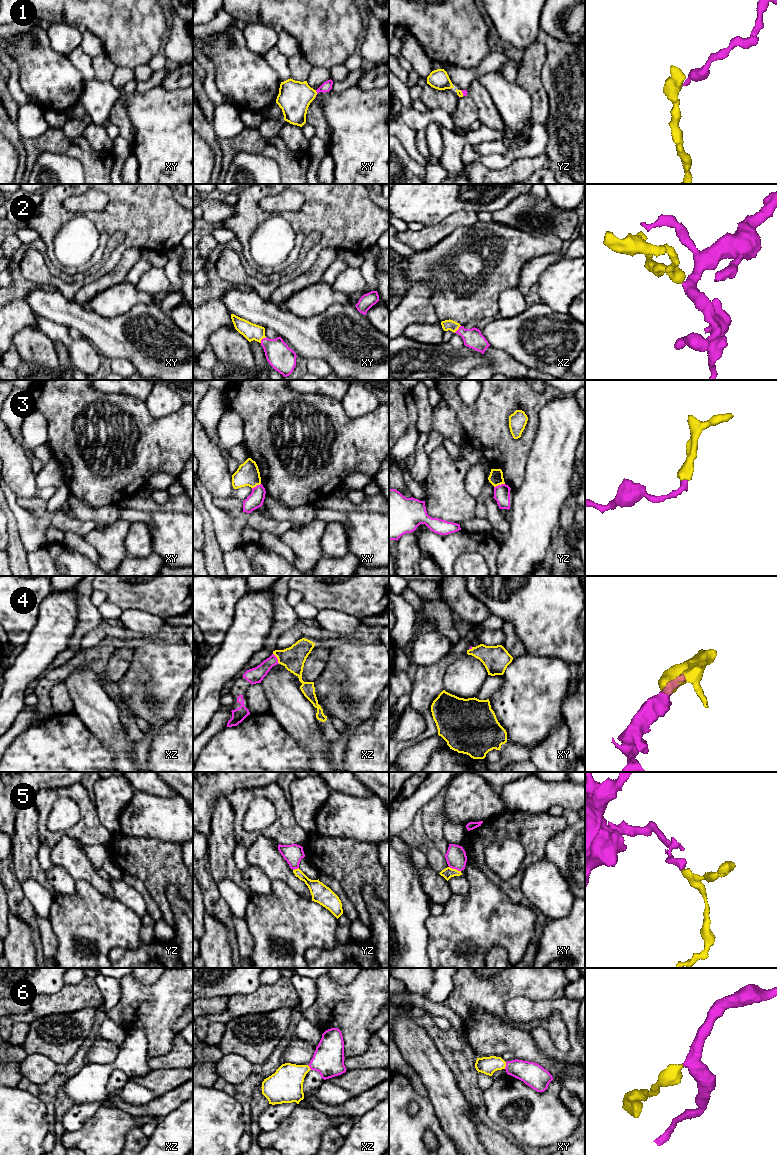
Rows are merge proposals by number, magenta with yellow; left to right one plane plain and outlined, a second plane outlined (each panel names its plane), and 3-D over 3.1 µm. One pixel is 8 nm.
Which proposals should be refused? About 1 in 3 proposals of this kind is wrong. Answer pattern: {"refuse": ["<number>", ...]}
{"refuse": ["3", "5"]}

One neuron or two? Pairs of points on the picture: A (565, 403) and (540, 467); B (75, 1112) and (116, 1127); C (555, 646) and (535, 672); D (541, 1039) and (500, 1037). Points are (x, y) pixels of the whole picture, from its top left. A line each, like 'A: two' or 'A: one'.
A: one
B: two
C: two
D: two

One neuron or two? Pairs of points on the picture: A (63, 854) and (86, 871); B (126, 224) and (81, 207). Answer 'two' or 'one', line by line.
A: one
B: two

